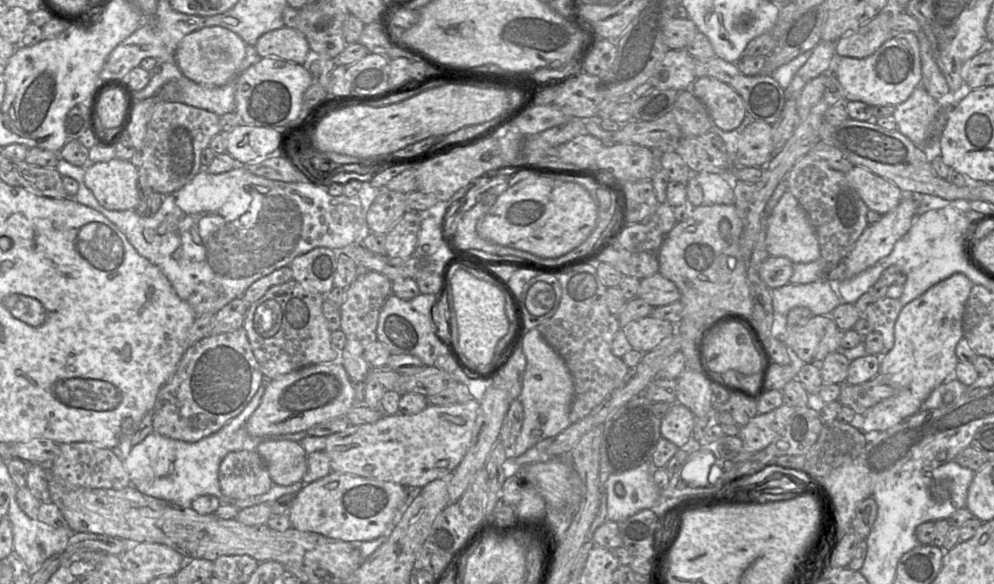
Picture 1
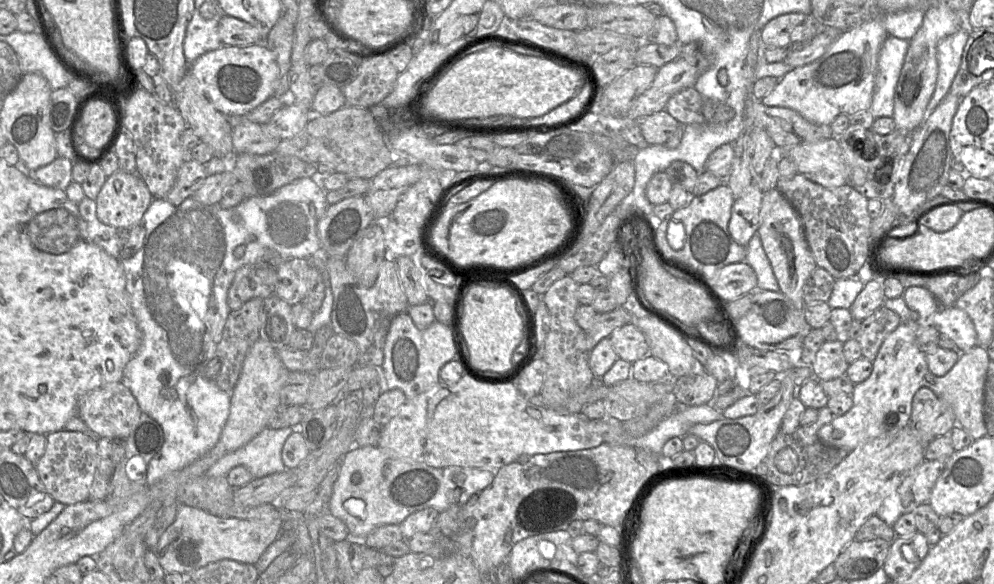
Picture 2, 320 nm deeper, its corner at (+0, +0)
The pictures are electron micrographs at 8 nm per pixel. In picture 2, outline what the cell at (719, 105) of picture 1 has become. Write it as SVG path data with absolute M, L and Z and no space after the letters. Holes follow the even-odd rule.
M877 13L862 25L843 32L816 61L791 69L773 91L761 99L762 104L792 109L819 125L830 125L841 114L851 116L867 111L872 103L879 53L888 37Z

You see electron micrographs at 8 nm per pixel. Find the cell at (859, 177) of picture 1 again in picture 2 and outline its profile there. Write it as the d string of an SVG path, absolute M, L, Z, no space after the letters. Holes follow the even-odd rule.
M837 139L800 144L782 151L793 160L798 173L823 187L839 187L850 180L850 166L843 158Z

